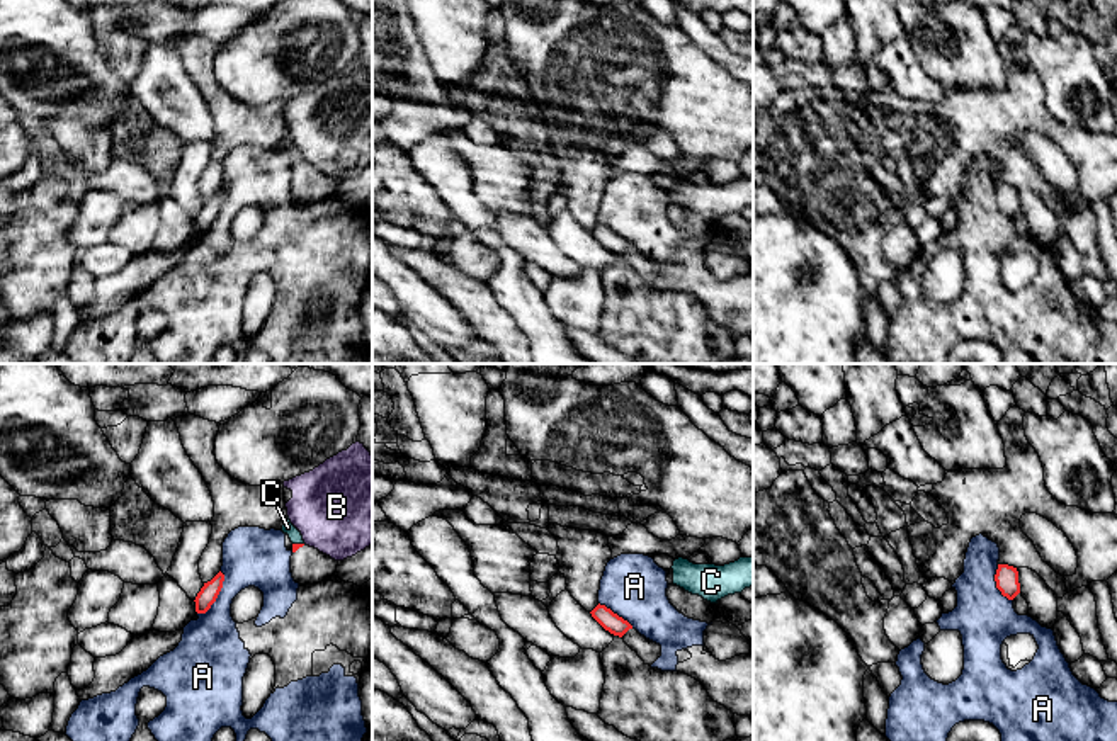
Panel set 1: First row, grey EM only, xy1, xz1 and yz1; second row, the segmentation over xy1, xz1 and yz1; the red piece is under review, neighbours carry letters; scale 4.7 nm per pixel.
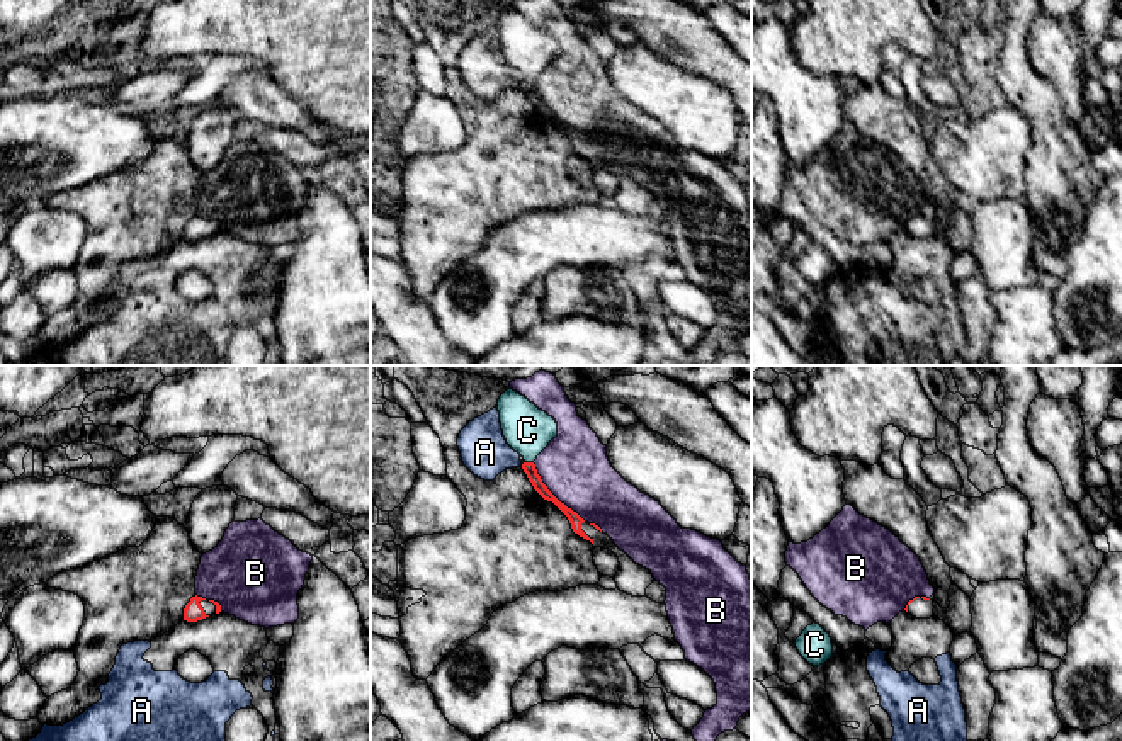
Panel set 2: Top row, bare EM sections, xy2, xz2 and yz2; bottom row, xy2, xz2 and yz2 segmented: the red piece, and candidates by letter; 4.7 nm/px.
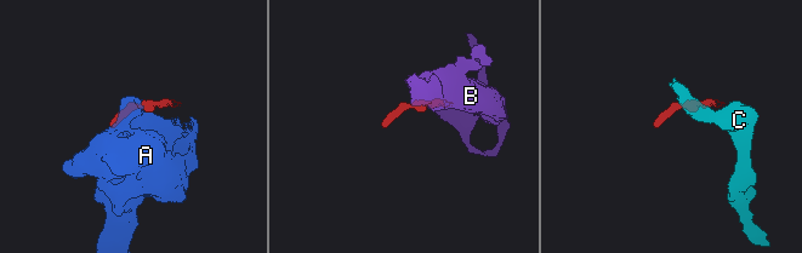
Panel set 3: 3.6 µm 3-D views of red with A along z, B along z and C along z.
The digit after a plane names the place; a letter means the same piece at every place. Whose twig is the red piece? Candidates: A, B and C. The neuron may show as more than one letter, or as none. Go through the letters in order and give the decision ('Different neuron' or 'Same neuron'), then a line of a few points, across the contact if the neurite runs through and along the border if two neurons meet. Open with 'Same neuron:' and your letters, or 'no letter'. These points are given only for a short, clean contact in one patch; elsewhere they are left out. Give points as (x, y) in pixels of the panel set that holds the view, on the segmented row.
Same neuron: no letter
A: Different neuron
B: Different neuron
C: Different neuron. Line: xz2 (526, 461), (532, 463)

